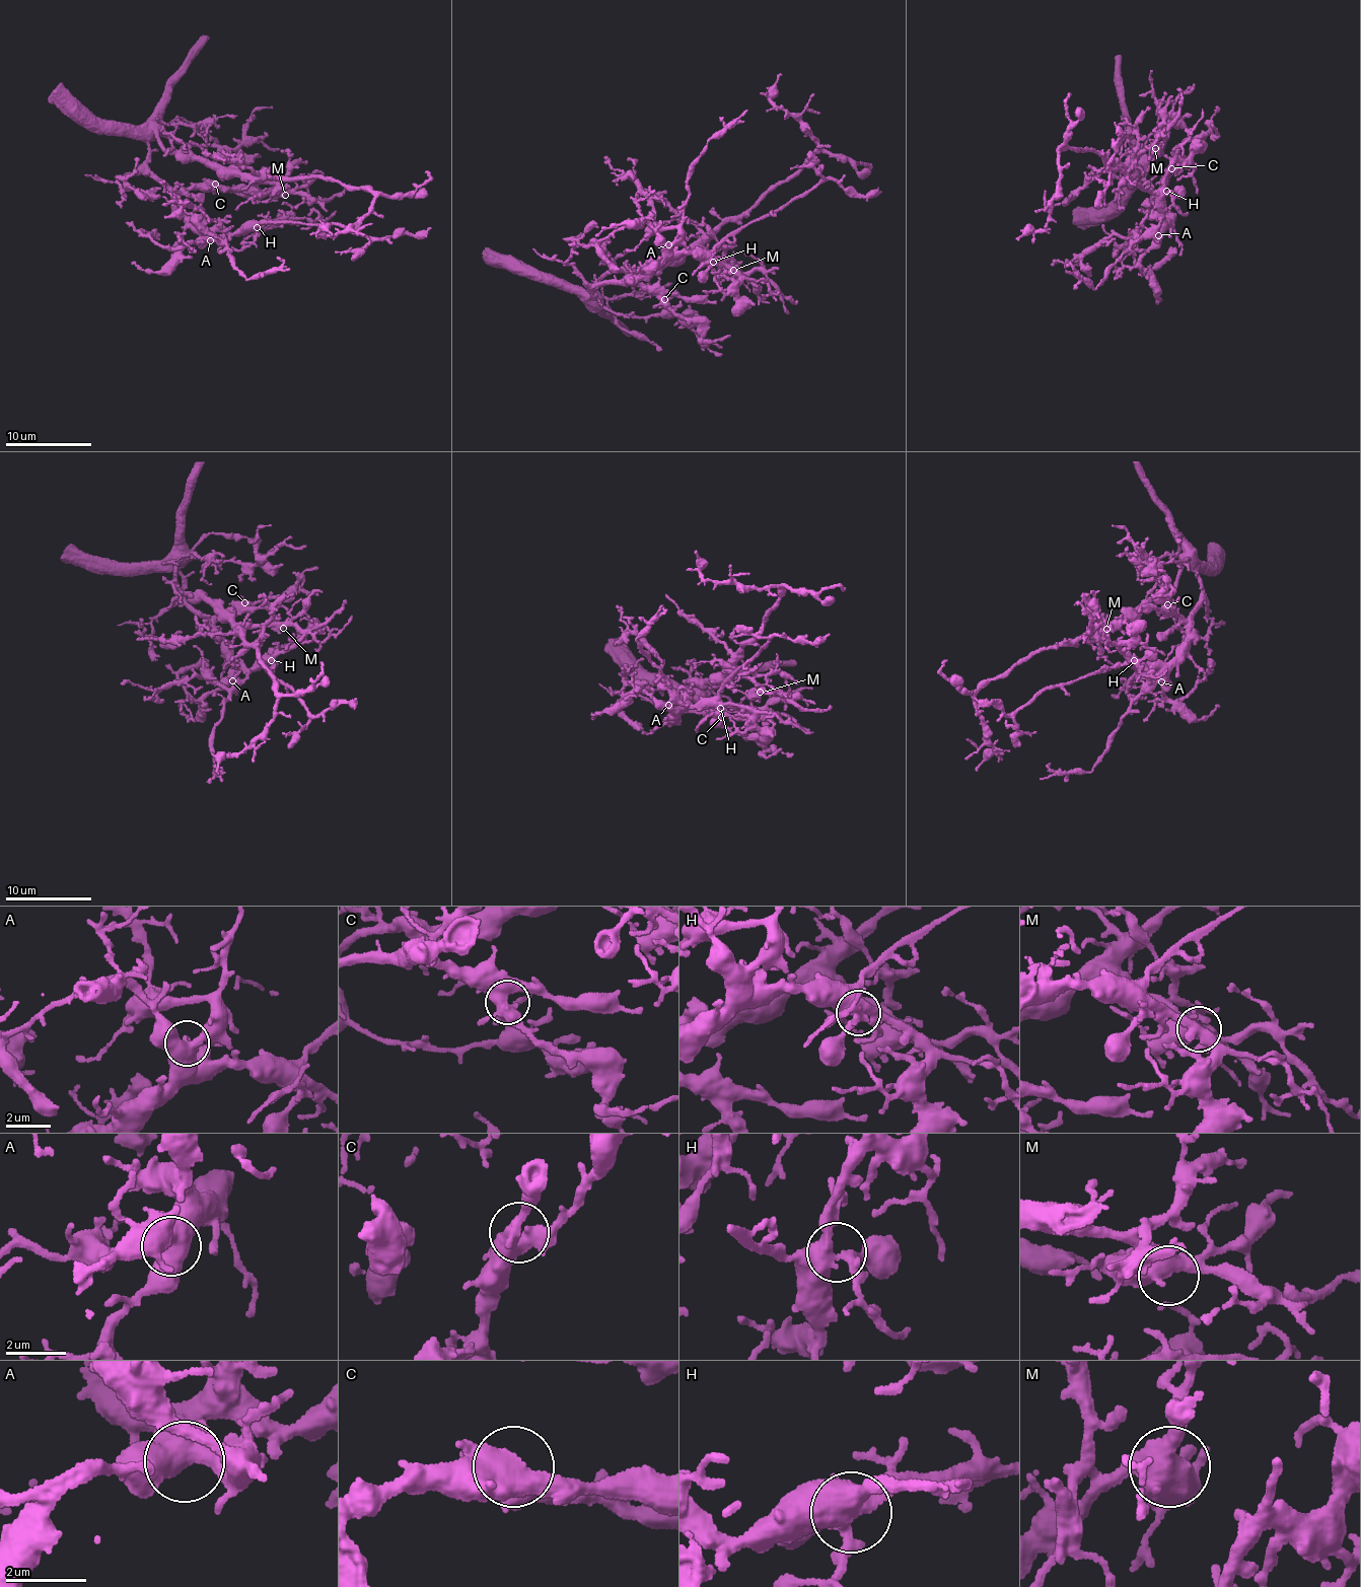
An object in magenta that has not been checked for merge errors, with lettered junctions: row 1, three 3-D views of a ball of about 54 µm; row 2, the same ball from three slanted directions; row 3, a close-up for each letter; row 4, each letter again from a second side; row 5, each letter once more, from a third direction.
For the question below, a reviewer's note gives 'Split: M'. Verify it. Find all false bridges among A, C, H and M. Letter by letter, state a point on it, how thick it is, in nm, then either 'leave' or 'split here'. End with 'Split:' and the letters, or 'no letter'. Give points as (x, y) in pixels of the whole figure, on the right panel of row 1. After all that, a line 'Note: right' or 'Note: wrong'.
A: place (1158, 235); calibre 550 nm; leave
C: place (1171, 168); calibre 480 nm; leave
H: place (1166, 191); calibre 440 nm; leave
M: place (1155, 148); calibre 460 nm; leave
Split: no letter
Note: wrong

